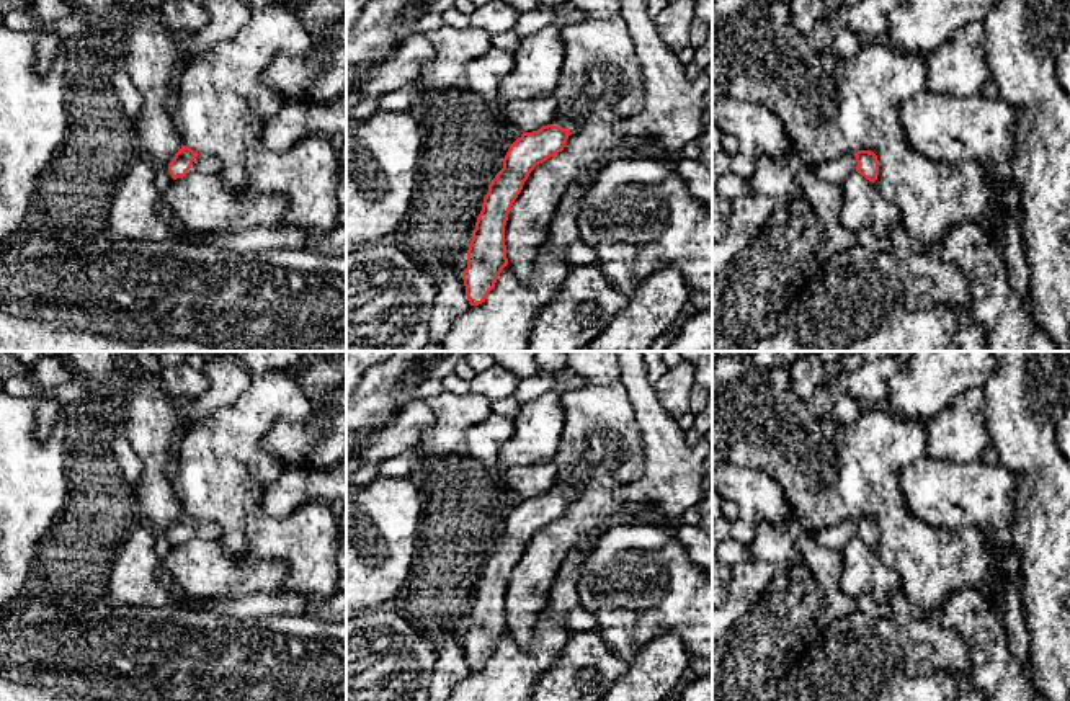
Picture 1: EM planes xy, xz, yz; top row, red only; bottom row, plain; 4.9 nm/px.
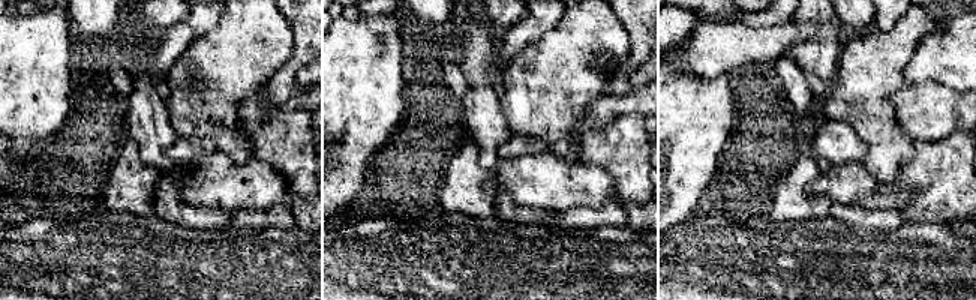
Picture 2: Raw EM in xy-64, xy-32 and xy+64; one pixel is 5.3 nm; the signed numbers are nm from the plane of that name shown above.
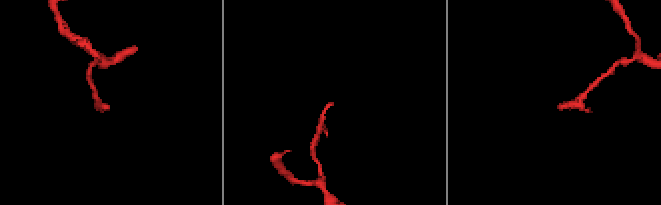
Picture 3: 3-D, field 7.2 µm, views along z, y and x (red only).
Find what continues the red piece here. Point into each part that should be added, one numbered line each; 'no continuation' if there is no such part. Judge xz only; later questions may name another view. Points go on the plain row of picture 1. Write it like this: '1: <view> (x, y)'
1: xz (570, 487)

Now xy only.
1: xy (209, 530)

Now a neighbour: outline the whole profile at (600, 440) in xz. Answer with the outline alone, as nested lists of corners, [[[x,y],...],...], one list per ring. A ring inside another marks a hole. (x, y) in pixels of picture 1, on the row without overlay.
[[[621,381],[564,391],[565,426],[554,456],[557,479],[586,480],[562,518],[534,533],[505,592],[506,624],[528,650],[551,587],[567,554],[583,549],[621,510],[614,492],[644,474],[644,443]]]

